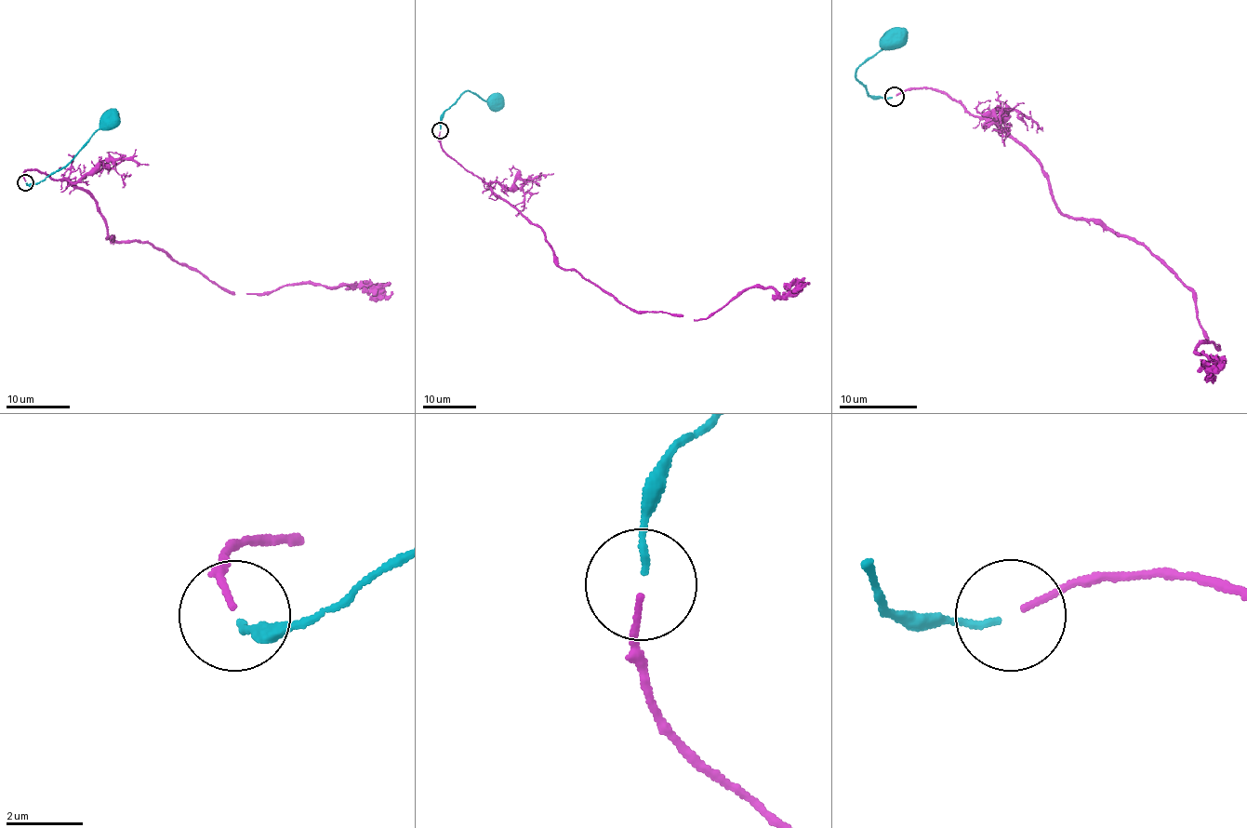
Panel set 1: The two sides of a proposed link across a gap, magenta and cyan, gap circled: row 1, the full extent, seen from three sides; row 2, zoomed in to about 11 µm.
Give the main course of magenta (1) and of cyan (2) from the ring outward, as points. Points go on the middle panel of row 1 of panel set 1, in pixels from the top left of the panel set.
1: (440, 132), (449, 155), (541, 230), (559, 266), (637, 312), (694, 320), (755, 287), (793, 293), (809, 284)
2: (440, 128), (442, 116), (465, 91), (470, 90), (484, 100), (493, 96), (495, 100)

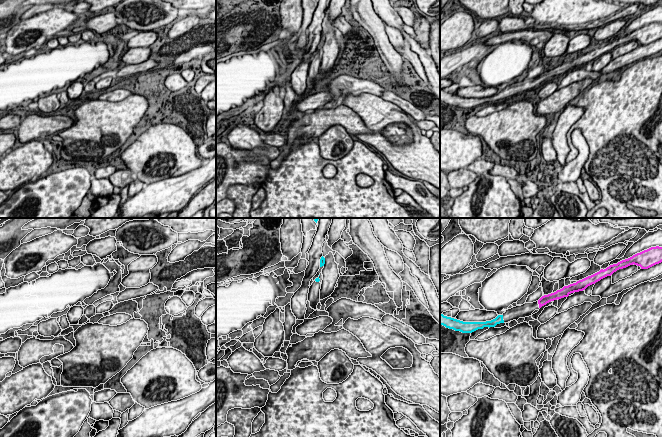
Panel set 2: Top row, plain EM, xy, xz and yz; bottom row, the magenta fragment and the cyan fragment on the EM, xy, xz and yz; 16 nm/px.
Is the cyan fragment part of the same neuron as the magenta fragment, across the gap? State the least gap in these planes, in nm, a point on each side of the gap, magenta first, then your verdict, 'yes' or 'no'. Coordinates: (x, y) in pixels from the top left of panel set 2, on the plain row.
600 nm | yz (539, 83), (502, 91) | yes

